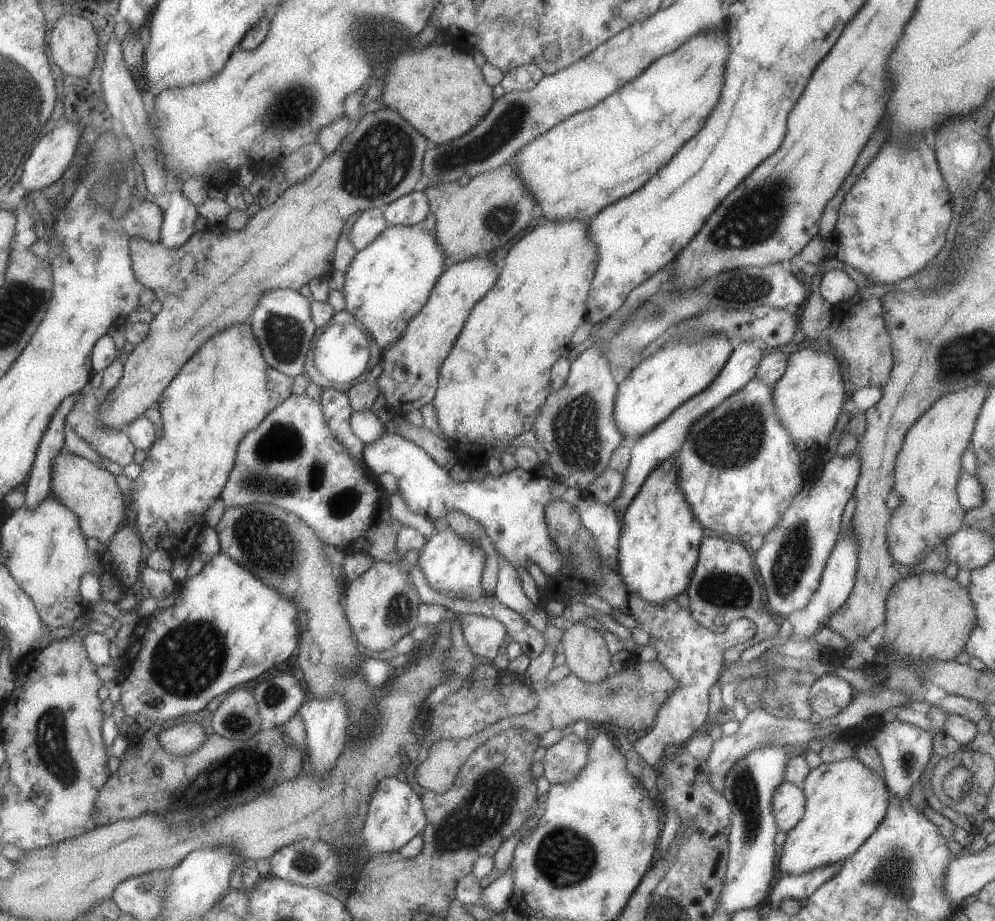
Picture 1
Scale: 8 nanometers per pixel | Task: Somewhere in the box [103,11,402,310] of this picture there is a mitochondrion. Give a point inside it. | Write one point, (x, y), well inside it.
(290, 109)

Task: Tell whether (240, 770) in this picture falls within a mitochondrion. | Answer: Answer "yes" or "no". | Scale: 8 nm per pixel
yes

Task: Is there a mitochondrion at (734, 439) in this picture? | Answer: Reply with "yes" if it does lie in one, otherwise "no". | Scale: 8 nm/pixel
yes

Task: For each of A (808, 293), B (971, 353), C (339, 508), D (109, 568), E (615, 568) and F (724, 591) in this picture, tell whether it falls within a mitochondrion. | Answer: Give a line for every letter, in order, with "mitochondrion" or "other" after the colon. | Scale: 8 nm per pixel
A: other
B: mitochondrion
C: mitochondrion
D: other
E: other
F: mitochondrion

